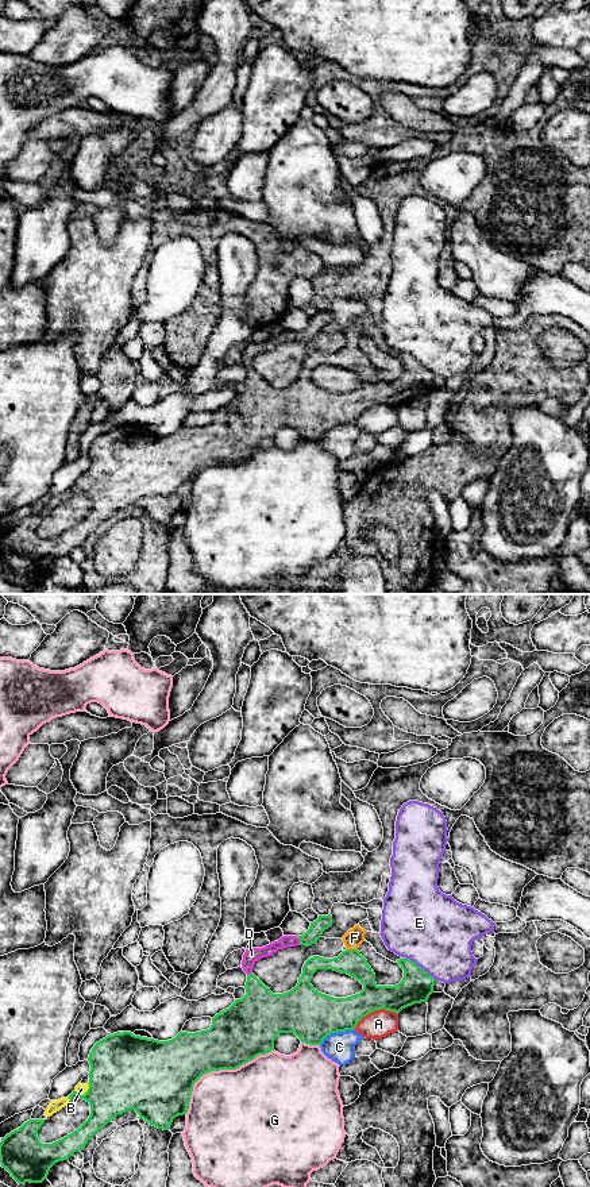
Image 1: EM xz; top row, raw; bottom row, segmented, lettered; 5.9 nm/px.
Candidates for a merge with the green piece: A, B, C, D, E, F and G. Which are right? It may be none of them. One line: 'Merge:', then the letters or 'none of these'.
Merge: B, D, F

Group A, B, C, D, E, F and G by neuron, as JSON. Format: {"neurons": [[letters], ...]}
{"neurons": [["A"], ["B", "D", "F"], ["C"], ["E"], ["G"]]}

